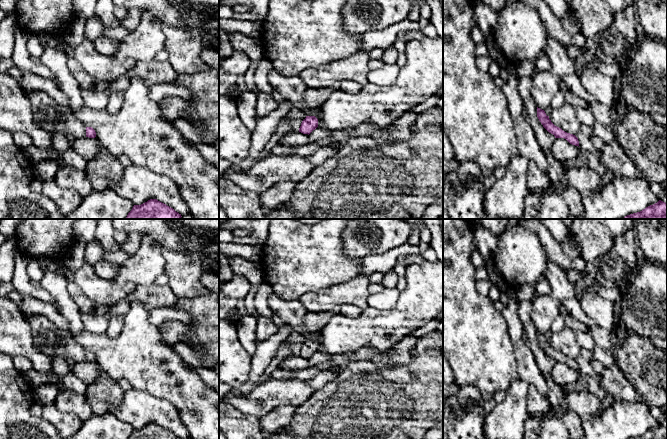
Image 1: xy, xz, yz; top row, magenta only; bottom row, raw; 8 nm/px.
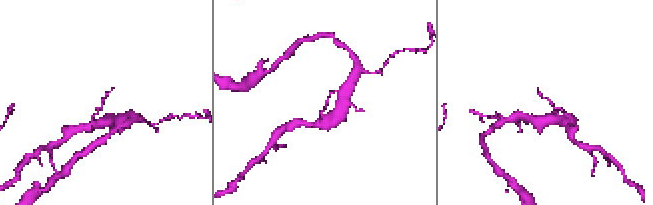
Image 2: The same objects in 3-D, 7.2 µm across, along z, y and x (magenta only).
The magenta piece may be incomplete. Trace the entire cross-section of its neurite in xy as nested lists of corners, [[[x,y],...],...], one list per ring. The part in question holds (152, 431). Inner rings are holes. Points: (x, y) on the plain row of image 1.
[[[150,423],[141,429],[134,429],[128,439],[181,439],[173,432],[158,425]]]

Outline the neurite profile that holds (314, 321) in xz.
[[[334,311],[327,312],[309,312],[304,316],[305,328],[309,331],[321,332],[324,326],[327,325]]]

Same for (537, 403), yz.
[[[529,385],[528,416],[536,417],[537,414],[550,409],[548,398],[543,396],[534,385]]]

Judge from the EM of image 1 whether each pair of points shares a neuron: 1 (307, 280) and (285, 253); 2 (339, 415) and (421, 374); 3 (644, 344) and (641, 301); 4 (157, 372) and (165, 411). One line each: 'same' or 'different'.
1: same
2: same
3: different
4: different

